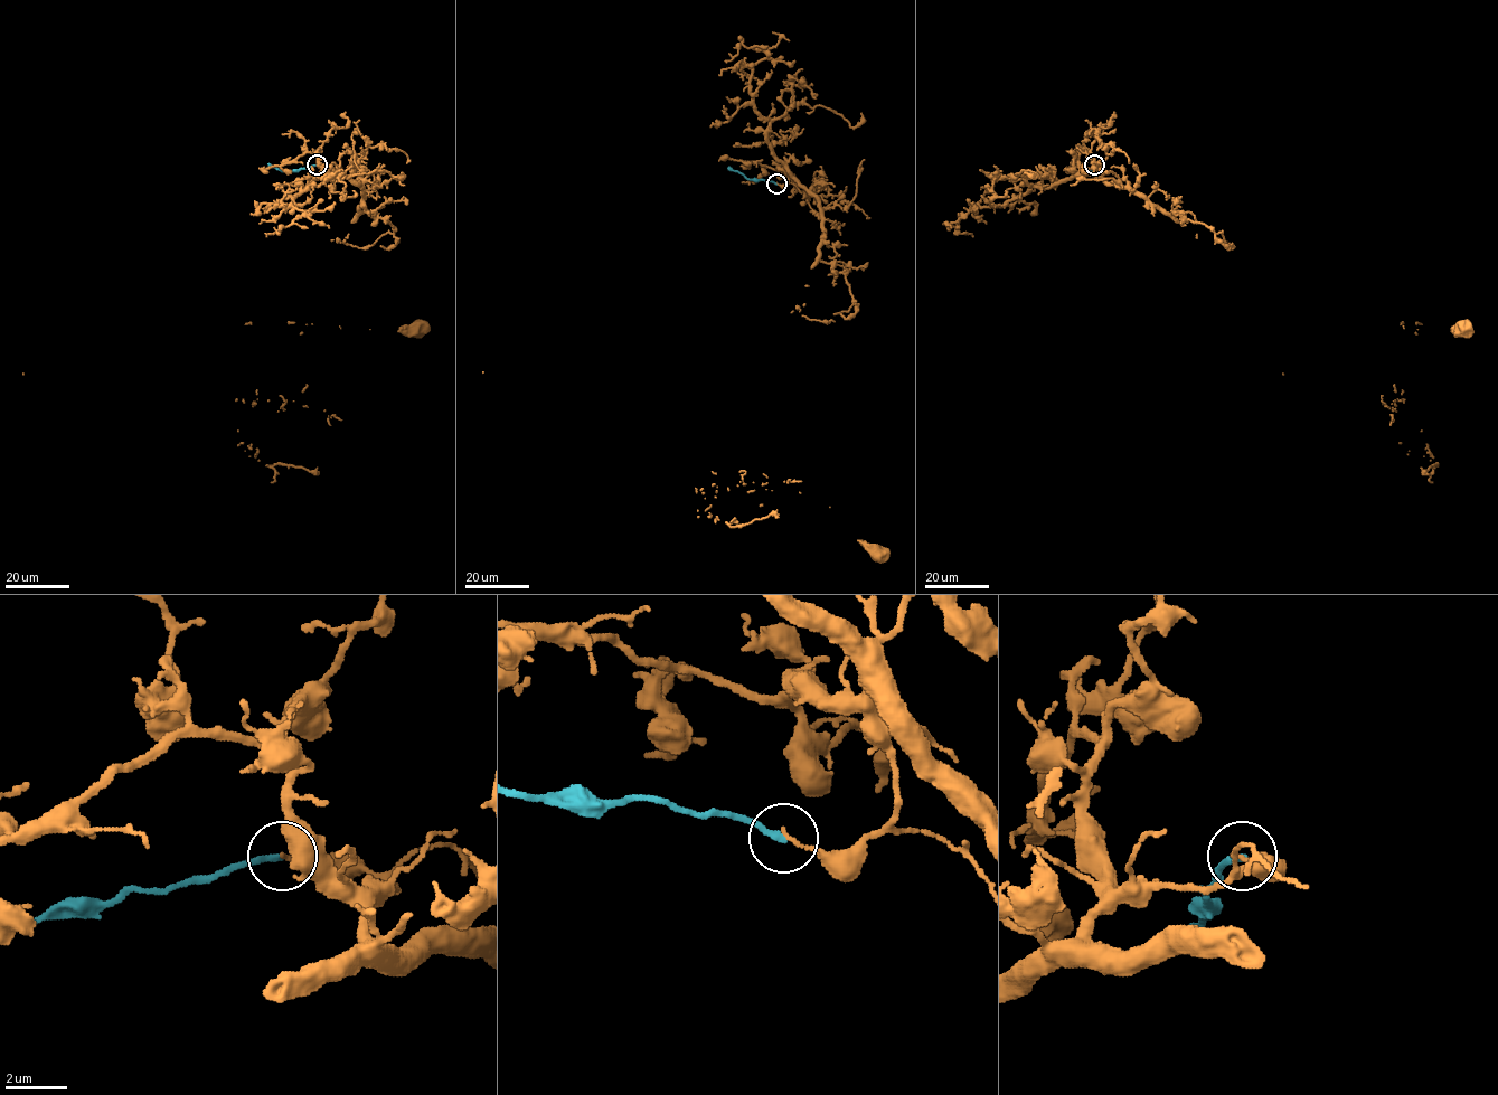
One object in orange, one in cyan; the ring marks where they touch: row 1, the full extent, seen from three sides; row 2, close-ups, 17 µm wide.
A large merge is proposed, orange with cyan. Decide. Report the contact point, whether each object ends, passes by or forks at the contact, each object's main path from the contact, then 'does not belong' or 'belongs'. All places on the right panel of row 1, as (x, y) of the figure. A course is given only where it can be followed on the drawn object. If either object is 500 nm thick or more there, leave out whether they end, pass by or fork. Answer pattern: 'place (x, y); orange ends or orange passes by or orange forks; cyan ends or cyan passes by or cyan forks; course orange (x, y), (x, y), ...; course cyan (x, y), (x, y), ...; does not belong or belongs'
place (1094, 164); orange ends; cyan ends; course orange (1094, 164), (1079, 173), (1142, 192), (1170, 214), (1222, 233), (1233, 247), (1451, 329), (1468, 326); course cyan (1094, 164), (1089, 172), (1079, 163); does not belong

